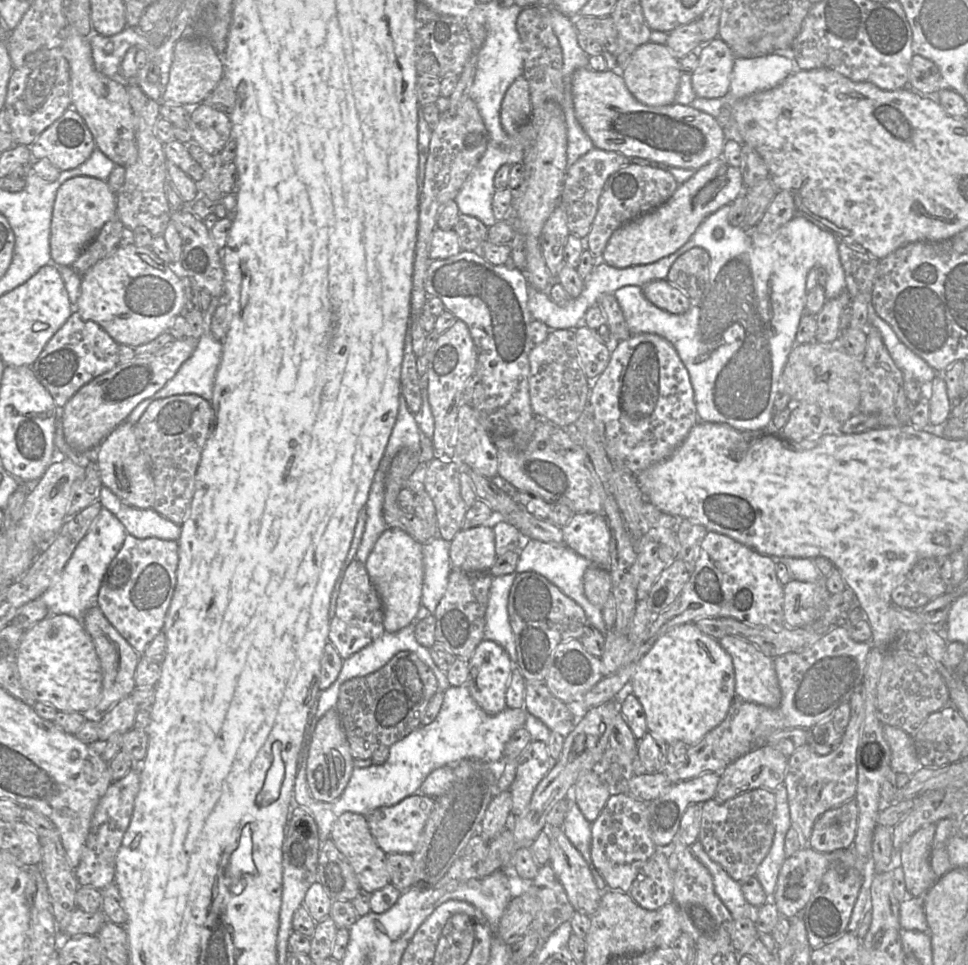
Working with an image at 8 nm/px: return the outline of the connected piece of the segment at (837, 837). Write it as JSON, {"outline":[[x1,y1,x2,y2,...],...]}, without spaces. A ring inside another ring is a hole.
{"outline":[[855,799,825,811,815,821,808,845,823,853,852,848,858,813]]}

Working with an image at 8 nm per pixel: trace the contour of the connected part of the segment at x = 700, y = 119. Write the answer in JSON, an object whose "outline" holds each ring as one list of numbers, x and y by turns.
{"outline":[[588,66,579,68,572,75,571,89,575,117,596,148,618,152,628,158,639,157,693,171,715,159,722,158,726,140,716,118,690,105,642,104,630,93,619,70,597,72]]}

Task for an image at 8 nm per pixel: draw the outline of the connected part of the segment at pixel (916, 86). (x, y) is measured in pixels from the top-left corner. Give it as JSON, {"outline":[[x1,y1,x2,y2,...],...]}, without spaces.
{"outline":[[914,54,911,60,908,87,922,94,937,93,944,87,938,66,931,60]]}

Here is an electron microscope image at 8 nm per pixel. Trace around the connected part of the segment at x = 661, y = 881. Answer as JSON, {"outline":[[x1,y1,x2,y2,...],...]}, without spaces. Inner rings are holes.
{"outline":[[656,850,639,869,628,893,640,907,653,911,673,900,673,889,668,856]]}

